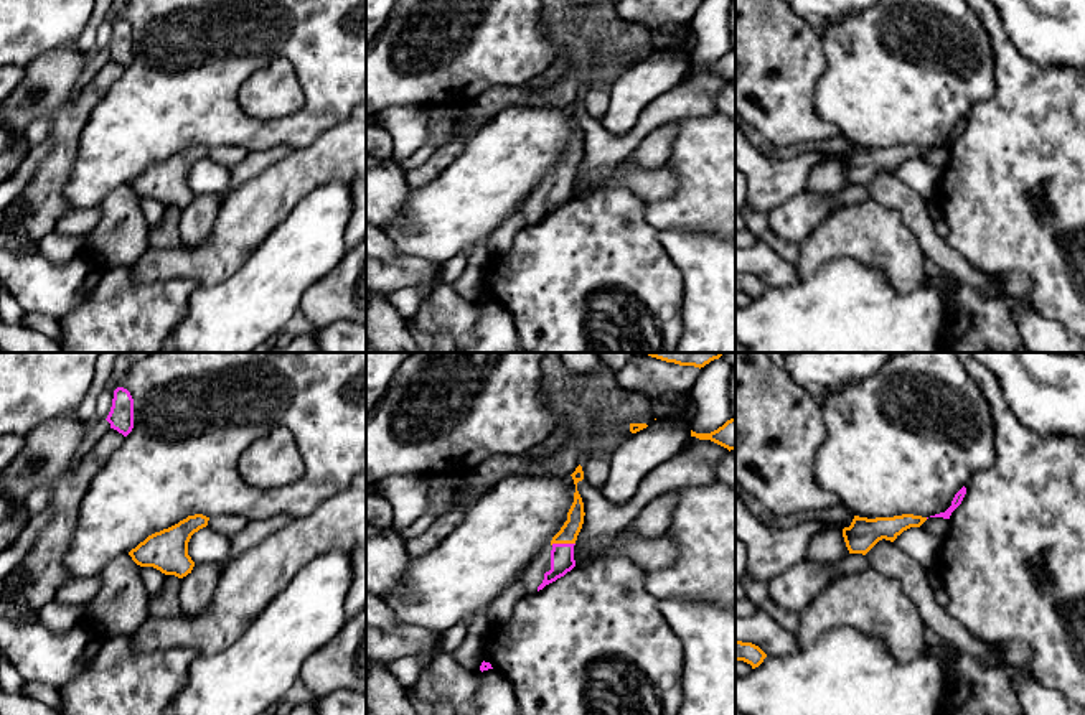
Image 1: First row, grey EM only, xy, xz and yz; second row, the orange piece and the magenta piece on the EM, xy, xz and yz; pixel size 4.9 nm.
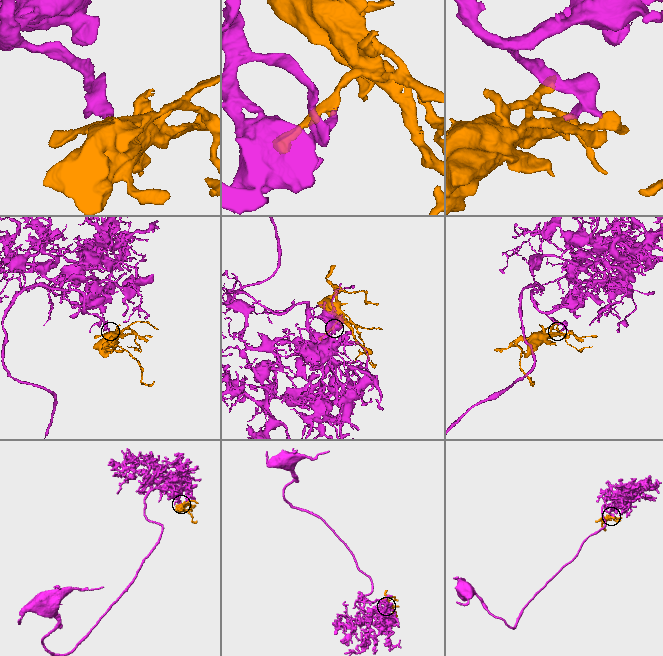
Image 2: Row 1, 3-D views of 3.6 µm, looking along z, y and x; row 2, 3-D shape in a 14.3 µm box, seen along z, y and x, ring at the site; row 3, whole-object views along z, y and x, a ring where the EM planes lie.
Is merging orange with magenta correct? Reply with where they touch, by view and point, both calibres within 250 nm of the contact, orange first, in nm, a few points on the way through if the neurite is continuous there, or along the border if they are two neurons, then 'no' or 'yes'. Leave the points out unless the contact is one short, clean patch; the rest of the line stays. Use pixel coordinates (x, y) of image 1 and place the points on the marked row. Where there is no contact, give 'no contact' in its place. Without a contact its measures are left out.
xz (563, 542) | 90/110 nm | across xz (568, 534), (563, 542), (563, 560) | yes

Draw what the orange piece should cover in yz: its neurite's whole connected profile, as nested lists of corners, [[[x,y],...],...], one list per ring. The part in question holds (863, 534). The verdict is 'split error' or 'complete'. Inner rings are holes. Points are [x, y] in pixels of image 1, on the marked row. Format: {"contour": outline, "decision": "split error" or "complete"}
{"contour": [[[914,514],[876,519],[854,516],[851,526],[843,529],[843,537],[849,554],[866,555],[879,540],[894,542],[904,530],[920,527],[925,521]]], "decision": "complete"}

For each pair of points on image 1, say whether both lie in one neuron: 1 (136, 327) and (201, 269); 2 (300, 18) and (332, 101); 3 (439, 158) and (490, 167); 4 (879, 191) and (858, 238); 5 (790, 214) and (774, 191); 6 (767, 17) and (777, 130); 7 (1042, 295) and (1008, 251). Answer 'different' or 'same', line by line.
1: different
2: same
3: different
4: different
5: different
6: same
7: same

